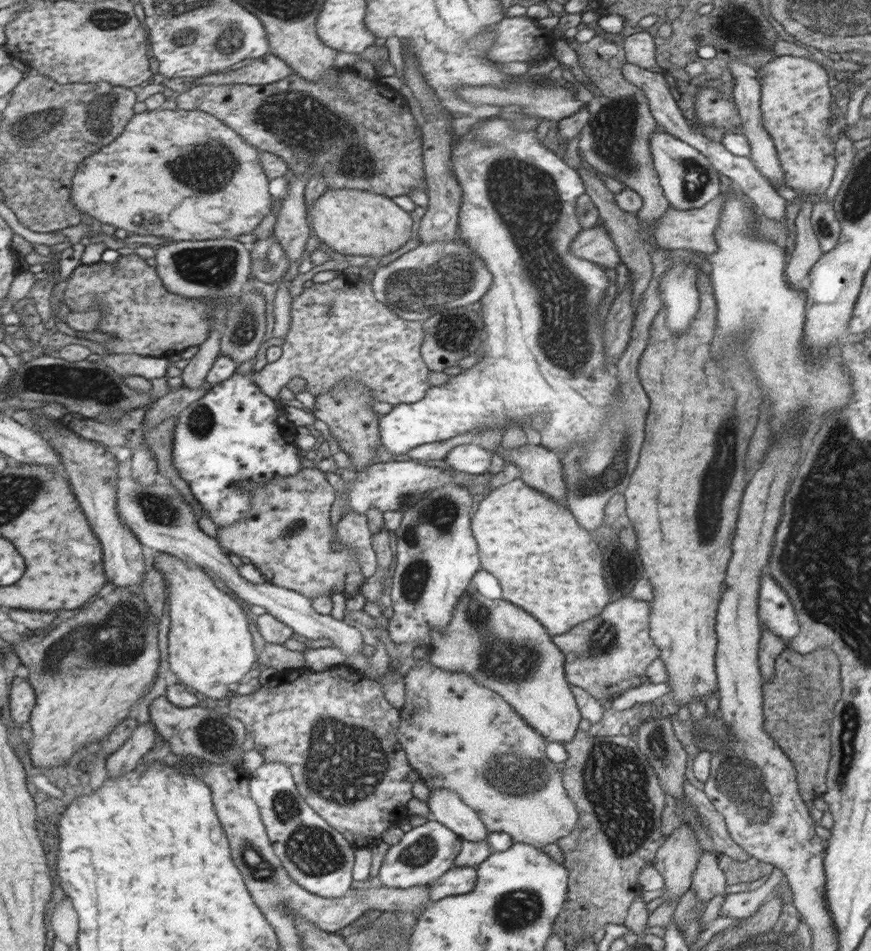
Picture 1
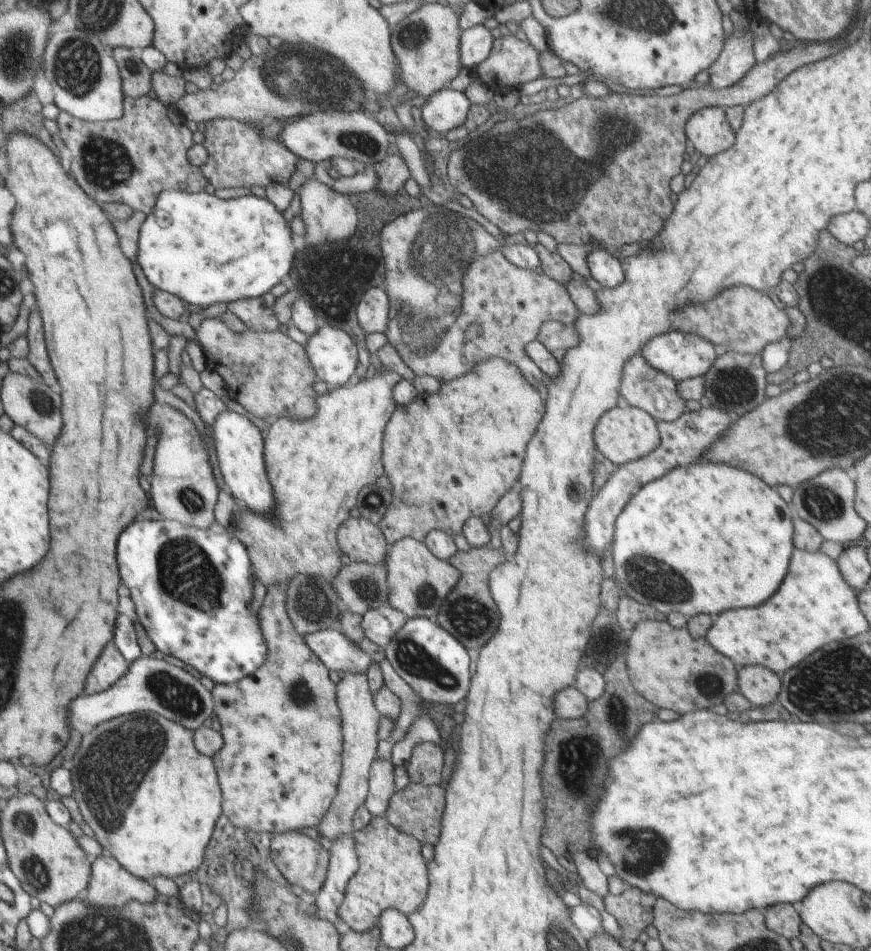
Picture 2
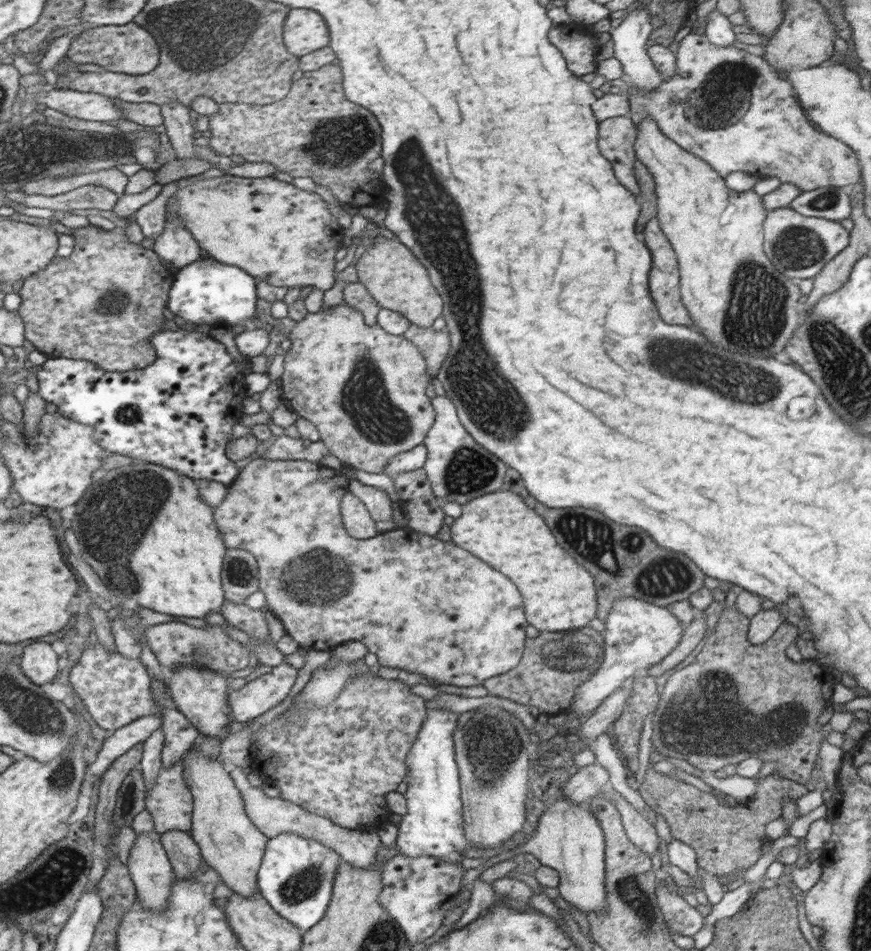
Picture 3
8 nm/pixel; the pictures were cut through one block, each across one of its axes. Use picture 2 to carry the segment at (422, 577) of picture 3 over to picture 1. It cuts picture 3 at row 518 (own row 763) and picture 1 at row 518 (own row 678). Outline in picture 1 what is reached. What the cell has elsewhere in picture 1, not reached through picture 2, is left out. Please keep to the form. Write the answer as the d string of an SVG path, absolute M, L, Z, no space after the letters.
M302 467L302 470L296 474L296 476L288 476L288 478L276 479L274 481L270 481L264 486L246 486L253 487L253 489L249 490L249 494L251 494L251 509L238 521L234 524L228 525L223 529L217 529L217 540L219 544L229 550L230 553L234 553L240 557L244 561L248 561L265 576L265 580L268 583L275 584L276 586L282 586L287 588L288 590L295 590L304 596L307 596L309 599L318 598L319 596L332 596L332 594L343 594L344 590L346 590L346 586L348 586L348 582L354 586L358 586L361 588L363 584L365 584L366 577L363 575L361 566L357 563L357 556L352 549L349 549L346 546L342 546L343 550L332 550L332 542L335 540L340 543L340 540L337 535L337 530L334 526L332 526L332 522L330 521L330 508L332 508L332 503L335 498L335 488L328 483L326 480L325 472L322 472L319 468L314 467Z

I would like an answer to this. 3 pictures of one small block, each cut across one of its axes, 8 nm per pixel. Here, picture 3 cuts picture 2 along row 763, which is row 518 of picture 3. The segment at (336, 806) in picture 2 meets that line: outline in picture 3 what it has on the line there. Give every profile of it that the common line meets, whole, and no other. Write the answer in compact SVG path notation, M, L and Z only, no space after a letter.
M352 492L343 496L340 508L344 528L350 536L357 539L369 539L379 534L370 511Z

